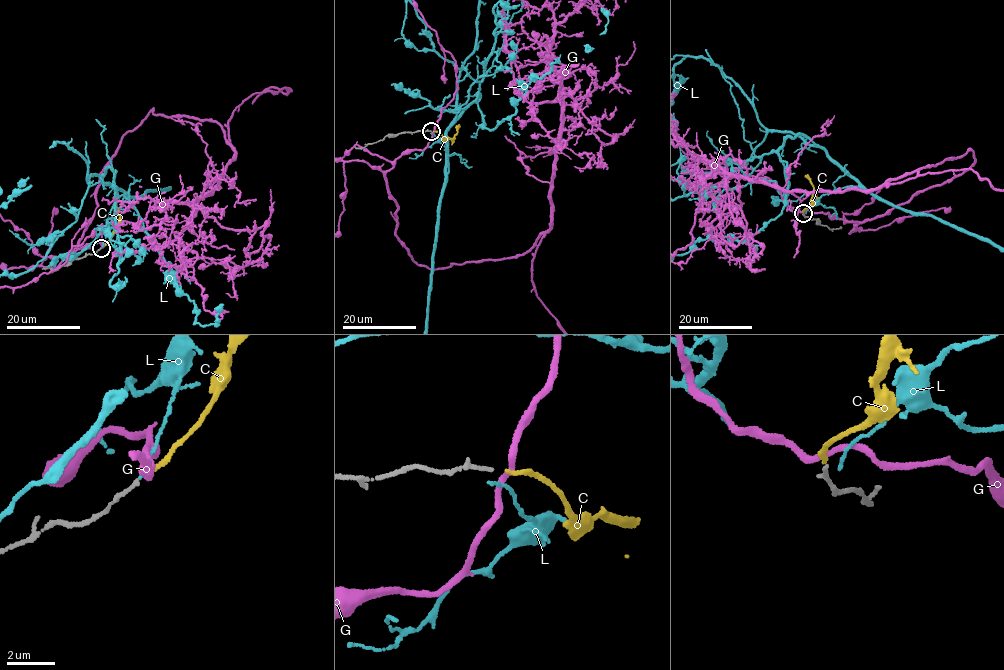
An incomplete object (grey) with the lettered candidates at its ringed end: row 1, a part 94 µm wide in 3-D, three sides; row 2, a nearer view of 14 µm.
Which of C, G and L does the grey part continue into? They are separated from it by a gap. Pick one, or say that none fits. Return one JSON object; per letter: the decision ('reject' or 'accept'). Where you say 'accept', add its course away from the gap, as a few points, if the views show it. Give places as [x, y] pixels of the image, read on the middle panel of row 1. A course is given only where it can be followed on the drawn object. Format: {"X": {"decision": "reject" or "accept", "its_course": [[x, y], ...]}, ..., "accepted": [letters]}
{"C": {"decision": "accept", "its_course": [[433, 131], [452, 140], [459, 126]]}, "G": {"decision": "reject"}, "L": {"decision": "reject"}, "accepted": ["C"]}

